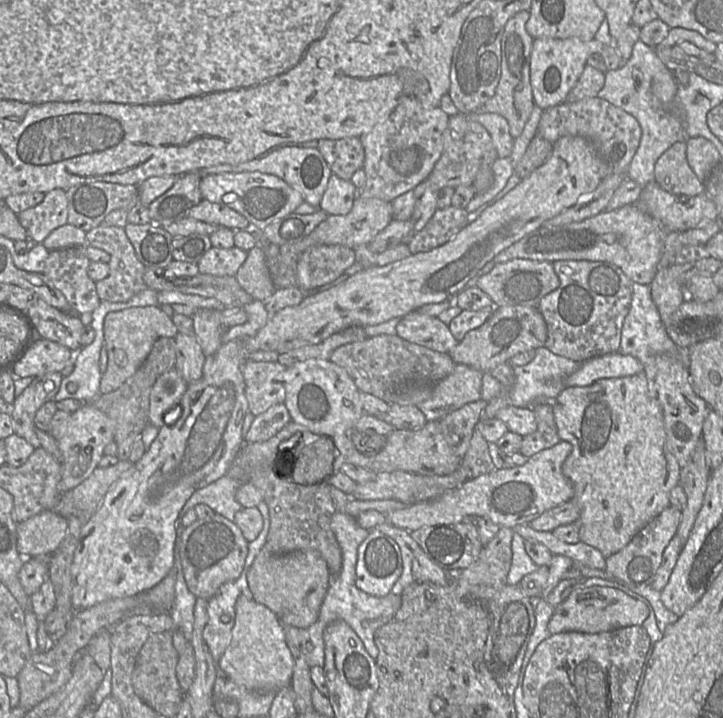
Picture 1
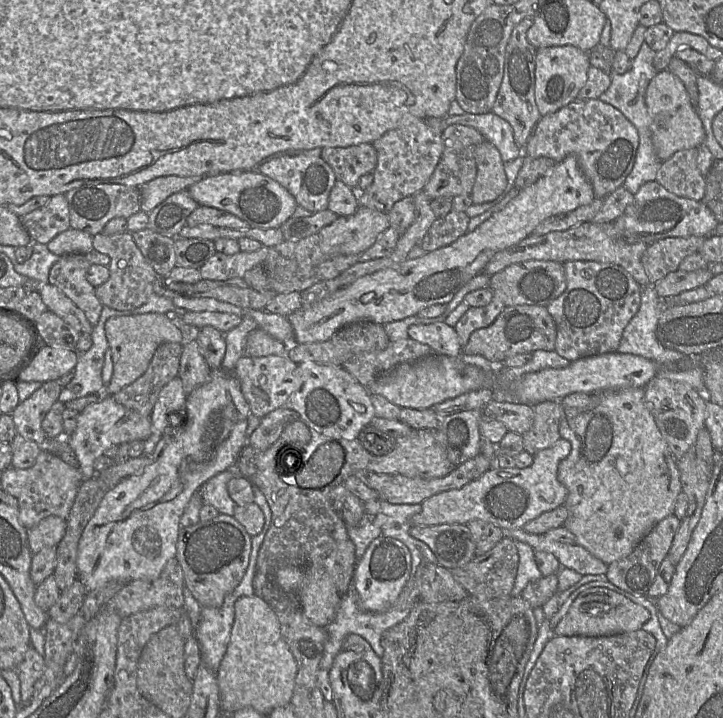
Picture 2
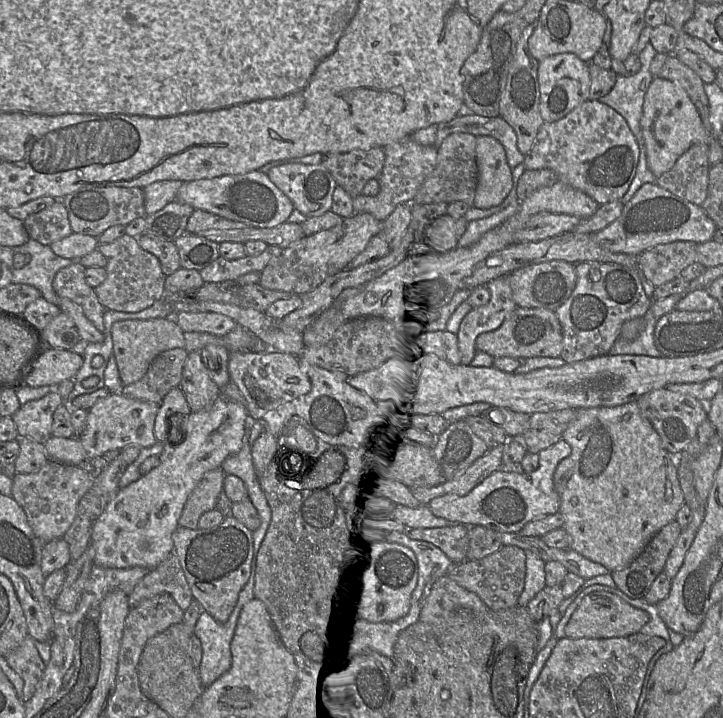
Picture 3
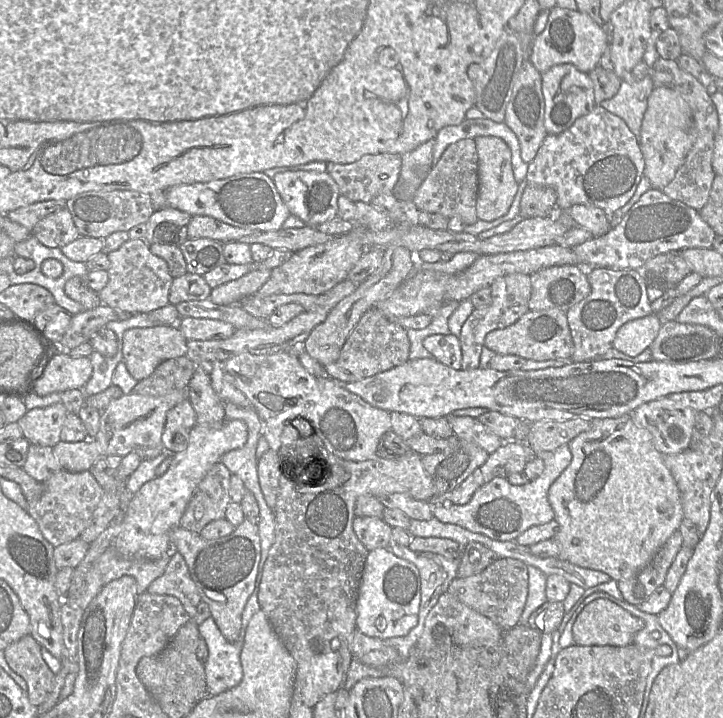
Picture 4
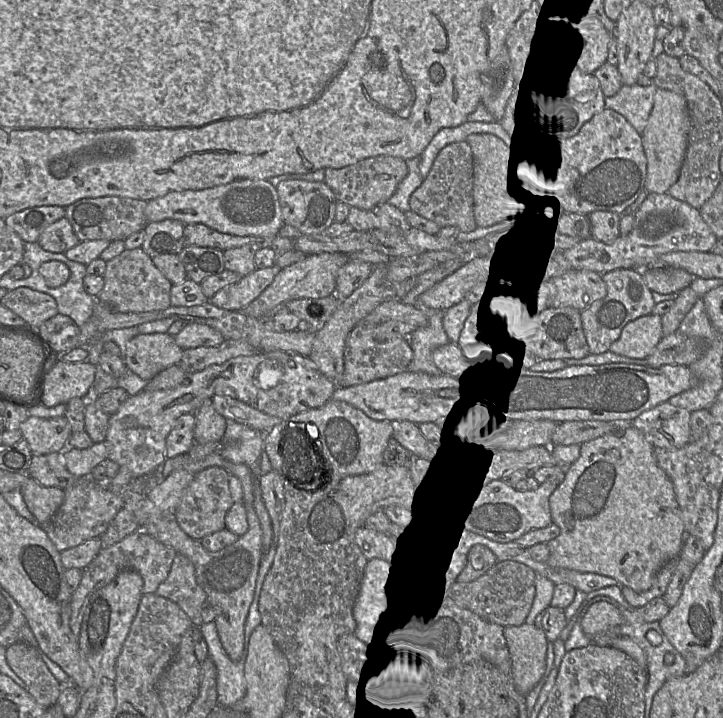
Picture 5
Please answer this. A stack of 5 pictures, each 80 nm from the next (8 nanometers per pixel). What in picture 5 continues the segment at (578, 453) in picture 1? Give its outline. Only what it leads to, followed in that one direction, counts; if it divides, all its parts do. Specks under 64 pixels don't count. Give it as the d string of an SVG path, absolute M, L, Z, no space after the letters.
M627 424L614 432L585 442L581 444L580 447L579 458L565 468L566 473L564 480L558 484L549 498L552 522L560 527L560 534L558 537L548 542L550 556L546 564L552 568L570 569L578 572L597 573L609 576L617 580L620 586L628 586L636 592L647 591L652 586L654 577L661 567L671 559L680 558L678 556L683 547L682 534L685 528L673 484L657 463L655 447L645 438L641 431L631 424Z

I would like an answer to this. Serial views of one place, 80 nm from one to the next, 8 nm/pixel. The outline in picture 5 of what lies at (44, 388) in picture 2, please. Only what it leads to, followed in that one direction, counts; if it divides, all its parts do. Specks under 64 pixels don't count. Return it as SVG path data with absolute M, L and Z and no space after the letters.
M29 416L19 429L33 455L62 452L72 434L65 416L49 419Z

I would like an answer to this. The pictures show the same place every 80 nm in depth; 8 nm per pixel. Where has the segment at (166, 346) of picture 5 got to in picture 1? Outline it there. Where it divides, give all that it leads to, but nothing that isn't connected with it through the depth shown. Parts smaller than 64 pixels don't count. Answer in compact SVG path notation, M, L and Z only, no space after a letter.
M159 306L130 307L113 311L104 319L104 340L108 351L108 365L100 378L100 393L118 389L135 374L147 359L154 342L161 337L175 338L178 330Z

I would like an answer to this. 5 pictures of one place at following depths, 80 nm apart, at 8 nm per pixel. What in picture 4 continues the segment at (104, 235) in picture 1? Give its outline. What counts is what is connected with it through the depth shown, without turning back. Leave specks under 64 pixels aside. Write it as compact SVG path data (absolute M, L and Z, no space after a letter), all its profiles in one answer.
M128 239L117 250L107 254L108 281L97 295L100 304L126 313L150 313L169 304L172 276L166 262L151 253L145 239Z

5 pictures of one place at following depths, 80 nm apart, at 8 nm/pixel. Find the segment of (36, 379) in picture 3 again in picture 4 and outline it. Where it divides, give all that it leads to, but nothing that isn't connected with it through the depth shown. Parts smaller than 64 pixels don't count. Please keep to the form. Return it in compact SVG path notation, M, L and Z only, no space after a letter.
M61 351L47 366L42 378L35 386L35 394L47 396L69 389L83 388L92 374L92 365L88 357L72 357Z

